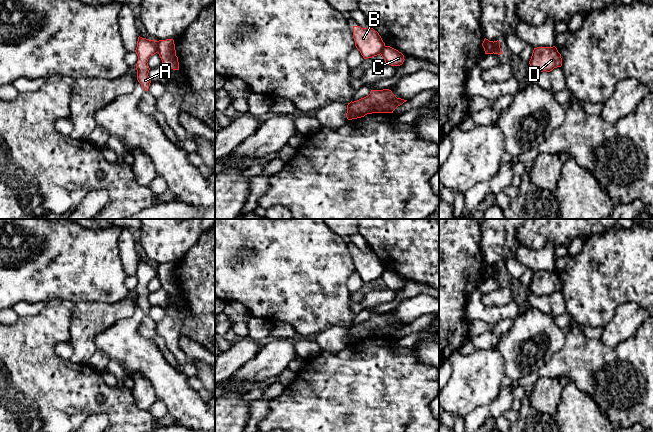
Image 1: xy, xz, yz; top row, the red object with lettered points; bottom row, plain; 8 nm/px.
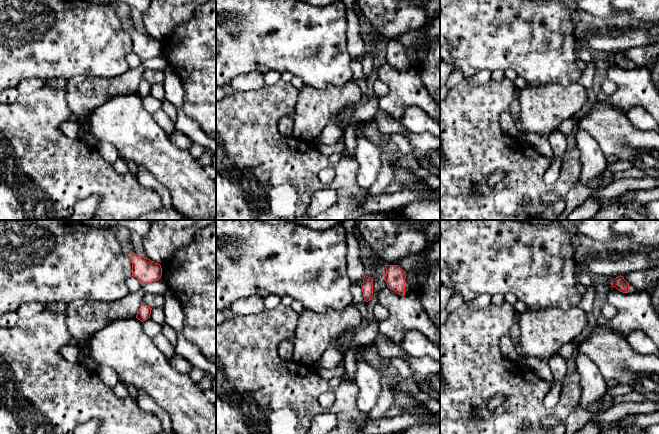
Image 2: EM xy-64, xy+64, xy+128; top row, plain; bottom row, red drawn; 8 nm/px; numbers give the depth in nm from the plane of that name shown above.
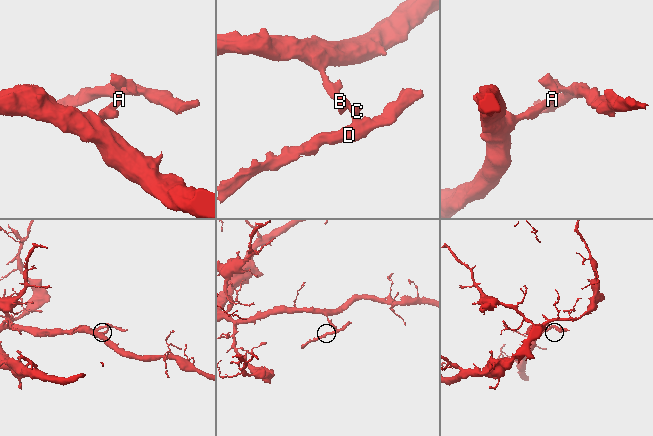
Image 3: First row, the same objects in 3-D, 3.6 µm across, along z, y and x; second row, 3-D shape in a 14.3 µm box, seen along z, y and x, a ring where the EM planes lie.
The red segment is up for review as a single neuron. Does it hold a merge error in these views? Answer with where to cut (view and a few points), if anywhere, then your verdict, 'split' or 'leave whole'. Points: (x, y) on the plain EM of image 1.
cut in xy along (156, 265), (158, 276); split

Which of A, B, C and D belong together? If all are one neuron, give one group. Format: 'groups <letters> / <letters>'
groups A B / C D

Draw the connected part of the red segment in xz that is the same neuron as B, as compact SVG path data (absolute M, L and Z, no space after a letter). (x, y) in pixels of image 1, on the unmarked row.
M353 250L353 262L364 283L380 279L385 271L381 260L373 252Z

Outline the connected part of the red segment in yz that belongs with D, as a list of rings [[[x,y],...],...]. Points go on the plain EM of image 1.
[[[555,270],[537,271],[533,274],[529,288],[536,295],[550,296],[554,292],[562,290],[562,282]]]

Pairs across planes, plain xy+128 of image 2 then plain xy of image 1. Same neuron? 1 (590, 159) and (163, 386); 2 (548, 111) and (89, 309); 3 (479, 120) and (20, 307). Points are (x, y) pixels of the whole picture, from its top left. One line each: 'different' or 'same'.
1: different
2: same
3: different

